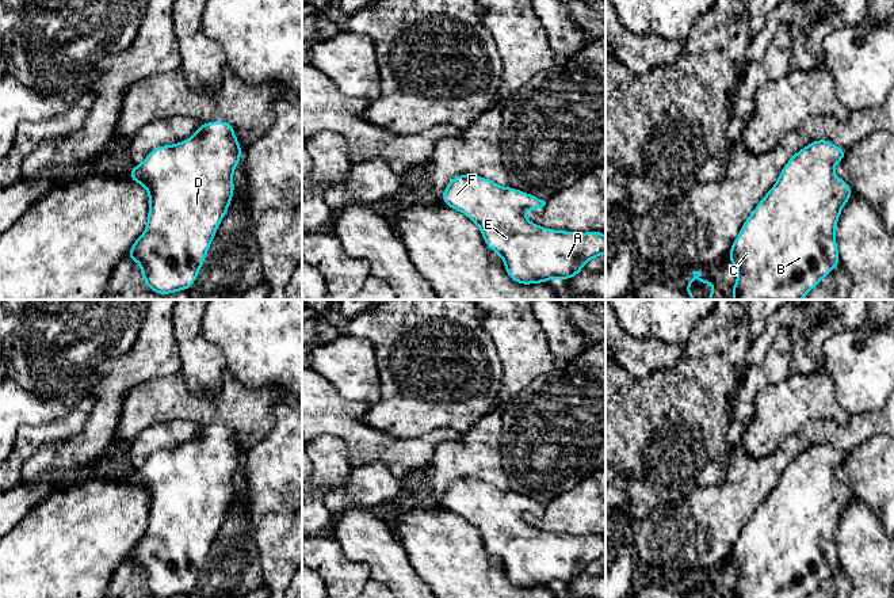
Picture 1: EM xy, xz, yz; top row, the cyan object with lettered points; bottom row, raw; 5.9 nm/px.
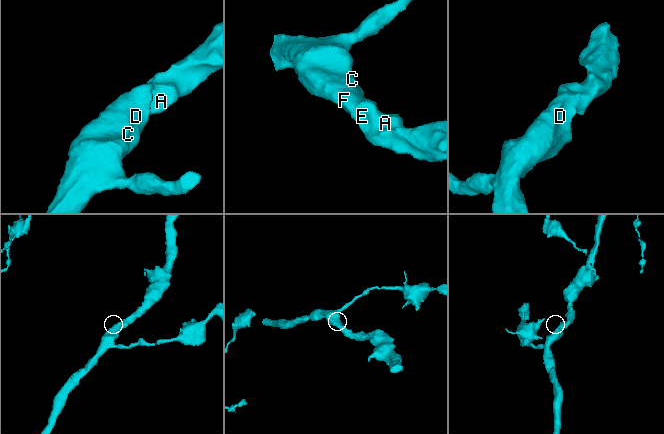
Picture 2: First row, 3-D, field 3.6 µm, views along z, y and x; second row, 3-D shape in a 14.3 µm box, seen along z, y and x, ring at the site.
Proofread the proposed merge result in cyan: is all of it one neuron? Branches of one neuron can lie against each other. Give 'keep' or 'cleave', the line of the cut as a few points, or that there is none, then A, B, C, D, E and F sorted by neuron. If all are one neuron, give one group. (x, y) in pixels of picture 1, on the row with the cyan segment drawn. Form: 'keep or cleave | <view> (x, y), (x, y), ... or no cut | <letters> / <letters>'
keep | no cut | A B C D E F

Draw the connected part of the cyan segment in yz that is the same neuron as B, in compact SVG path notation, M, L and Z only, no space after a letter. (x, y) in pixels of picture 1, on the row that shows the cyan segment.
M815 140L787 161L775 186L745 220L730 248L729 262L738 271L731 287L734 300L802 300L834 270L840 262L834 229L841 209L852 197L852 190L849 183L840 180L833 174L833 168L845 155L847 149L837 148L829 140Z

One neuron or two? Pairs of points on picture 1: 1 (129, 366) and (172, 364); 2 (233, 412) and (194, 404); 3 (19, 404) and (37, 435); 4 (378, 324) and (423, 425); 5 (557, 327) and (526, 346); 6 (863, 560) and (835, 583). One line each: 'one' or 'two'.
1: one
2: one
3: two
4: one
5: two
6: two

